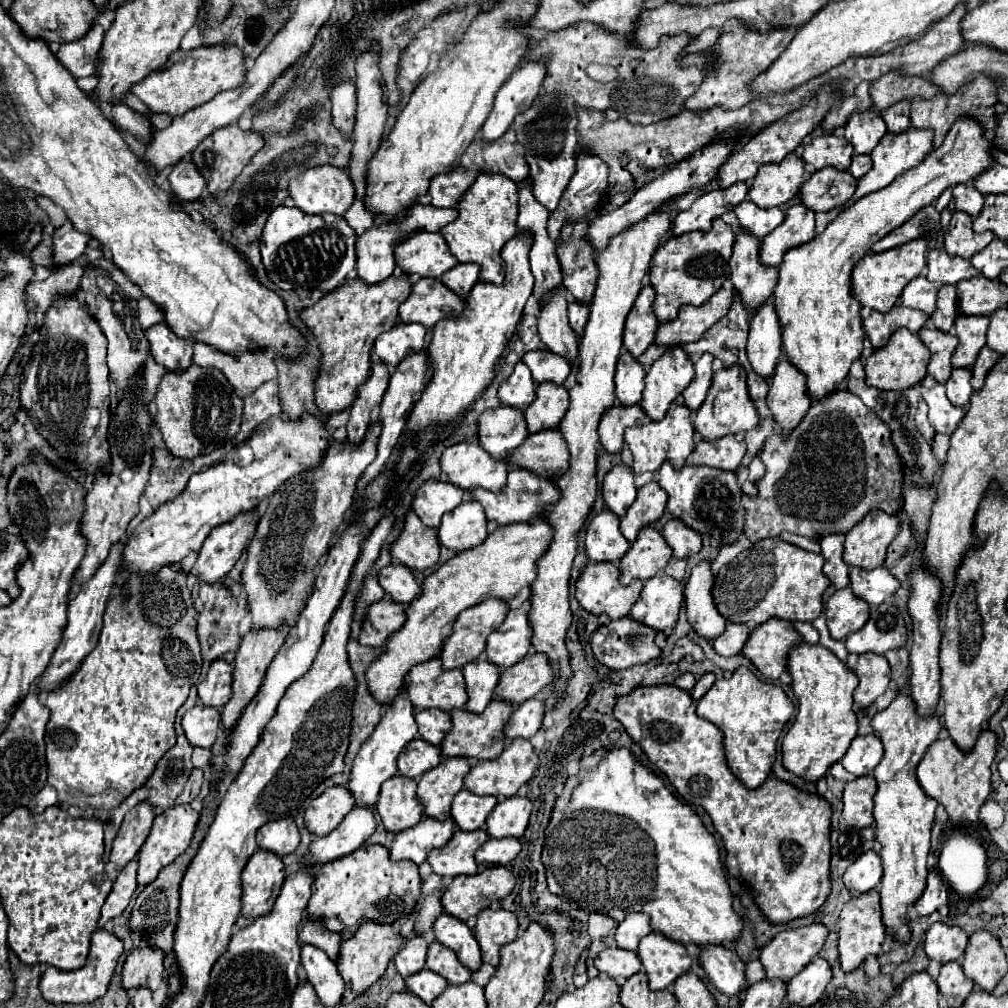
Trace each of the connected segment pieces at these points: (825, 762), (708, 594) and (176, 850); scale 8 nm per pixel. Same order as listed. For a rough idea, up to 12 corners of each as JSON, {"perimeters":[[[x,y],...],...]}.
{"perimeters":[[[823,645],[787,653],[783,765],[825,777],[857,735],[859,677]],[[705,559],[685,585],[687,621],[707,639],[725,631],[713,605],[715,573]],[[189,803],[155,817],[139,851],[137,881],[147,885],[193,837]]]}

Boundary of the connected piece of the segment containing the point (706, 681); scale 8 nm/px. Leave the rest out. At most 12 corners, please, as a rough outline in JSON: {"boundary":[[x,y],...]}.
{"boundary":[[713,673],[703,675],[691,695],[699,701],[715,683]]}

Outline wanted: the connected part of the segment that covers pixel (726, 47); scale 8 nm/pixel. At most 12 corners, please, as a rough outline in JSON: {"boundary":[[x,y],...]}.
{"boundary":[[737,19],[707,53],[681,67],[705,73],[685,101],[693,113],[751,101],[747,83],[783,53],[793,35],[763,35]]}

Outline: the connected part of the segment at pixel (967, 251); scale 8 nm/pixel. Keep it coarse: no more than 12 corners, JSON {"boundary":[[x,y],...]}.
{"boundary":[[953,213],[945,235],[949,255],[971,259],[993,241],[989,231],[975,233],[973,219]]}

